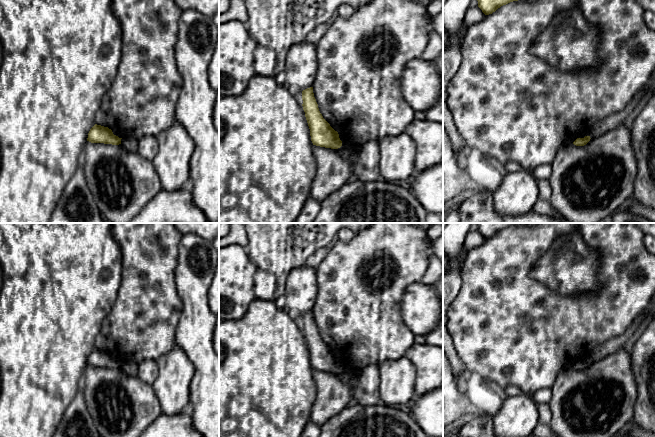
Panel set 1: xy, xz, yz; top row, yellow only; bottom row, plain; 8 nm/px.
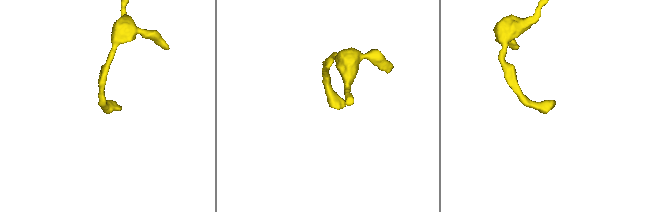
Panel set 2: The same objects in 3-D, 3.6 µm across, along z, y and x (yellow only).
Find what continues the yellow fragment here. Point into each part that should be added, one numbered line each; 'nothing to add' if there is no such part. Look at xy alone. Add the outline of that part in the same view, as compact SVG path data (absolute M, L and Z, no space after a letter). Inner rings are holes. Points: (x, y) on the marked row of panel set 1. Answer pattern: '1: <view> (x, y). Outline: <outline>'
nothing to add

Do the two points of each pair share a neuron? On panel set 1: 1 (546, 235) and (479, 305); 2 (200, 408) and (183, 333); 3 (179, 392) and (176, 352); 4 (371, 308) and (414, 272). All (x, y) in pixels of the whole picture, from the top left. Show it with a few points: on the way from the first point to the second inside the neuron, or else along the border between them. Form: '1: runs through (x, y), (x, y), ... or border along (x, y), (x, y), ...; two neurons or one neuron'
1: runs through (526, 244), (488, 282), (488, 285); one neuron
2: runs through (202, 389), (201, 352); one neuron
3: runs through (176, 382), (176, 362); one neuron
4: runs through (382, 297), (403, 276); one neuron

